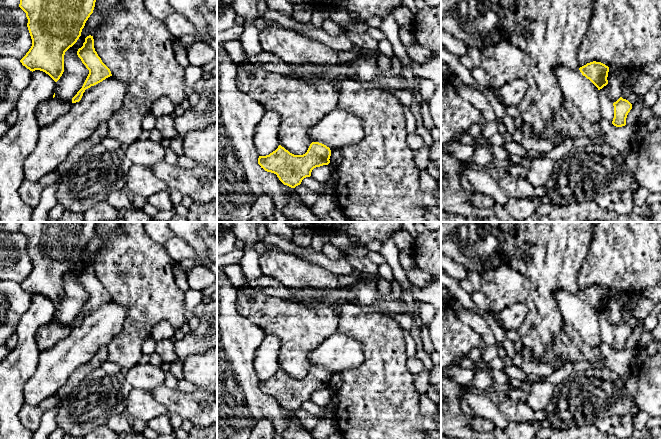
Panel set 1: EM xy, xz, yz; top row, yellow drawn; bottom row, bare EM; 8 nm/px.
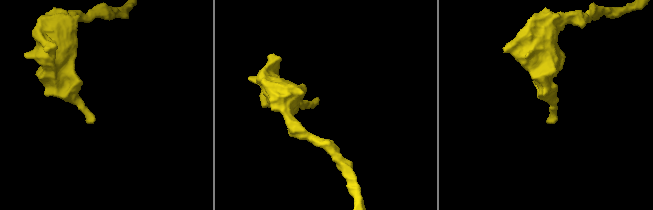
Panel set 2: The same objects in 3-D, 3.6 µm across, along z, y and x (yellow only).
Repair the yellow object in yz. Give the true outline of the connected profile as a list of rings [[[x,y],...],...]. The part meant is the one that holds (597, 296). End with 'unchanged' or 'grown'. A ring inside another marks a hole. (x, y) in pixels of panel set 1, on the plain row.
[[[590,286],[579,292],[583,300],[589,303],[598,314],[608,308],[609,291],[601,286]]]; unchanged

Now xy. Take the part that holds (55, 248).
[[[20,222],[19,231],[26,237],[27,251],[32,263],[32,270],[20,284],[30,295],[40,294],[57,306],[64,296],[64,279],[81,260],[86,245],[93,237],[96,222]]]; unchanged

